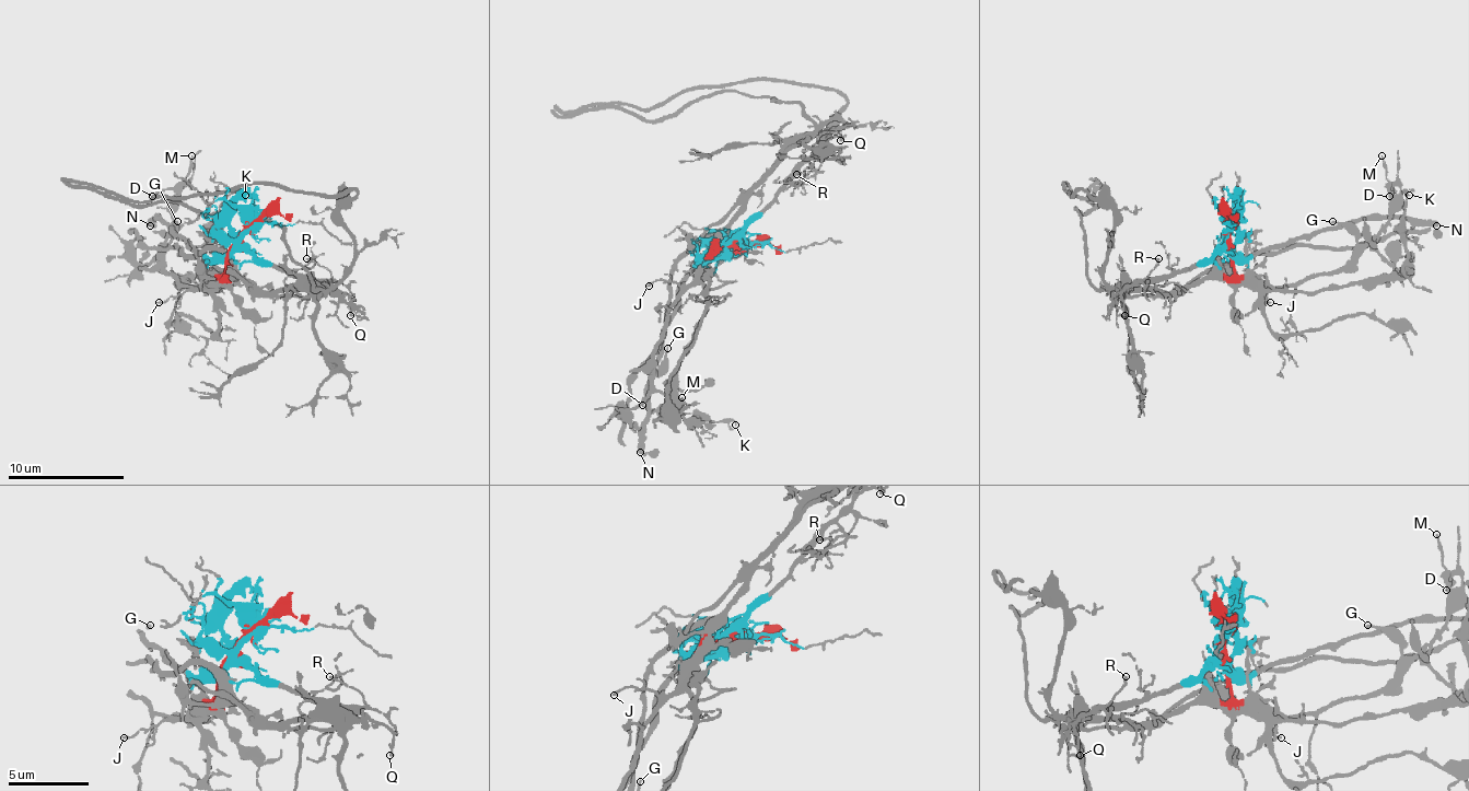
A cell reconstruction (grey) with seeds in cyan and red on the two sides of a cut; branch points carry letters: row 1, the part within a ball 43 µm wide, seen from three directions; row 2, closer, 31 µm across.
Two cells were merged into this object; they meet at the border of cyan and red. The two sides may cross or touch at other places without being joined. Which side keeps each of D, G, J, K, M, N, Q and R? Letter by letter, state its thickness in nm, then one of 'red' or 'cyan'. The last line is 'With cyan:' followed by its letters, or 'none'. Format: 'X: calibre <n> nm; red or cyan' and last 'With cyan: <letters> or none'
D: calibre 150 nm; red
G: calibre 130 nm; red
J: calibre 110 nm; red
K: calibre 120 nm; red
M: calibre 140 nm; red
N: calibre 440 nm; cyan
Q: calibre 140 nm; cyan
R: calibre 120 nm; cyan
With cyan: N, Q, R

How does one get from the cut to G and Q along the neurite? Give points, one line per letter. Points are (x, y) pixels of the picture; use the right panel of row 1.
G: (1230, 232), (1230, 264), (1238, 276), (1291, 287), (1352, 258), (1357, 241), (1331, 220)
Q: (1230, 232), (1210, 258), (1152, 281), (1134, 281), (1120, 299), (1126, 316)

